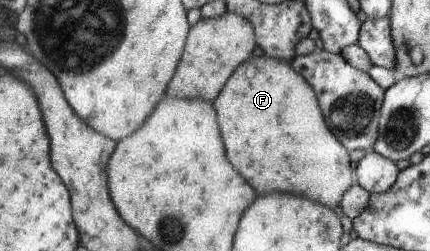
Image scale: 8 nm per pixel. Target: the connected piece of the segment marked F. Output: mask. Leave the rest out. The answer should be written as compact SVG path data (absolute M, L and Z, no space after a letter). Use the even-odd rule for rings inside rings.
M253 56L242 62L235 70L235 78L227 82L227 90L215 98L213 106L219 110L219 130L223 130L223 146L227 146L227 158L231 158L235 170L259 190L259 194L269 192L289 192L305 196L327 208L337 209L343 193L351 184L351 170L347 149L333 138L327 130L326 119L322 114L316 94L309 83L290 65L274 58Z

